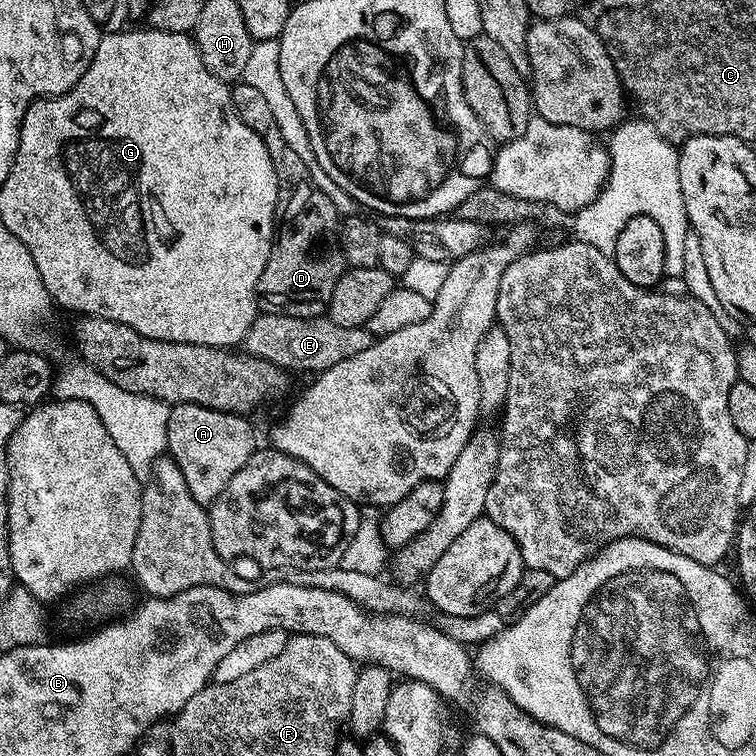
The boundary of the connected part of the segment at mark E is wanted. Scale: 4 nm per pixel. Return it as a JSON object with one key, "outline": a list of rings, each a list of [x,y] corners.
{"outline":[[[265,311],[257,315],[256,321],[246,330],[242,348],[247,355],[274,362],[274,366],[283,368],[289,373],[312,372],[319,374],[354,354],[367,350],[373,342],[373,335],[367,327],[334,326],[327,318],[305,318],[303,316],[283,316],[281,312]]]}

